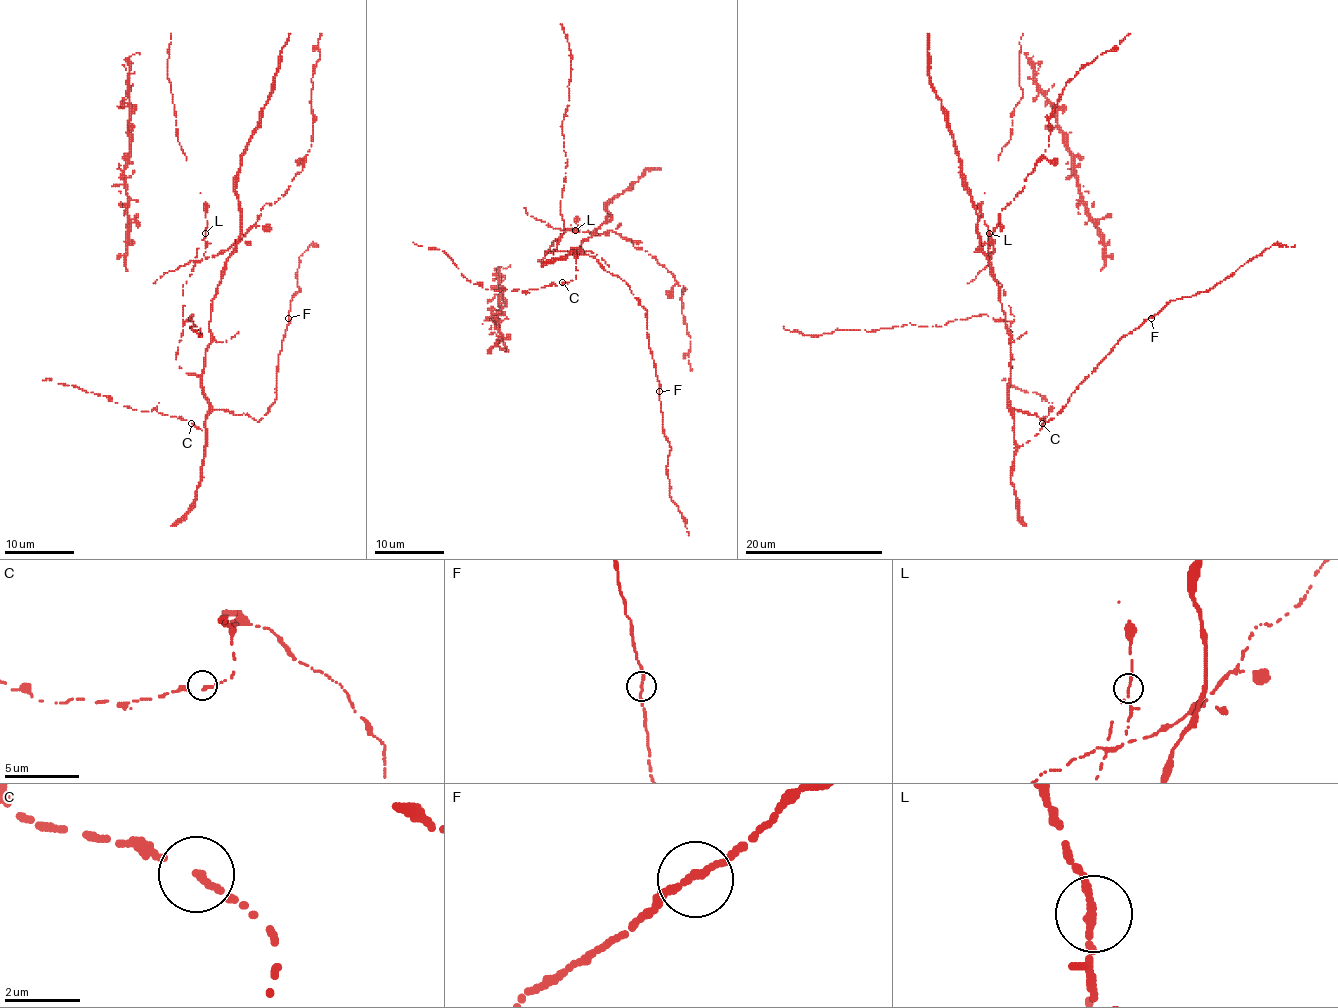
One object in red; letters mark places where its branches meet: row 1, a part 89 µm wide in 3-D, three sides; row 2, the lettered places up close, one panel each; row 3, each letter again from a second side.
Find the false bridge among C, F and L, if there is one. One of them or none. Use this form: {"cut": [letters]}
{"cut": ["L"]}

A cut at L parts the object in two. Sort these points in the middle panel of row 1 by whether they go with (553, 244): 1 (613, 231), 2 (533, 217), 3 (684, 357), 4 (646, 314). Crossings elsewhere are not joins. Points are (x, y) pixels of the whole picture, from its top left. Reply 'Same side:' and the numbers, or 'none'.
Same side: 4

